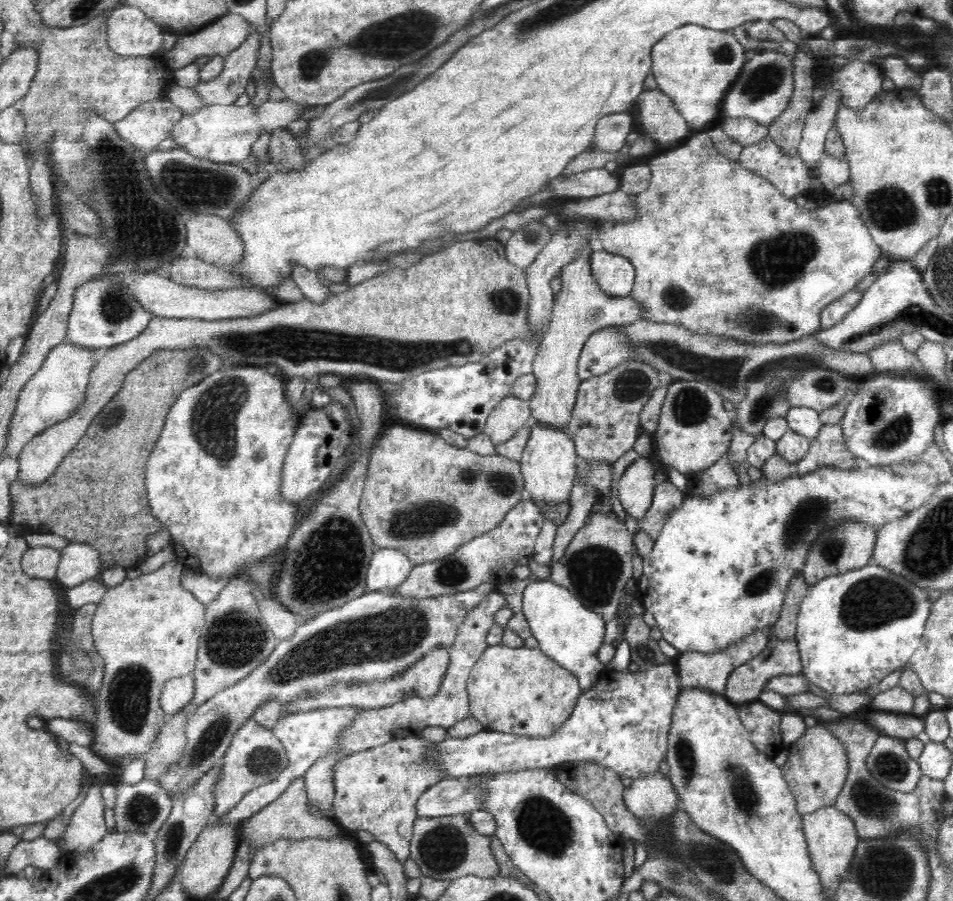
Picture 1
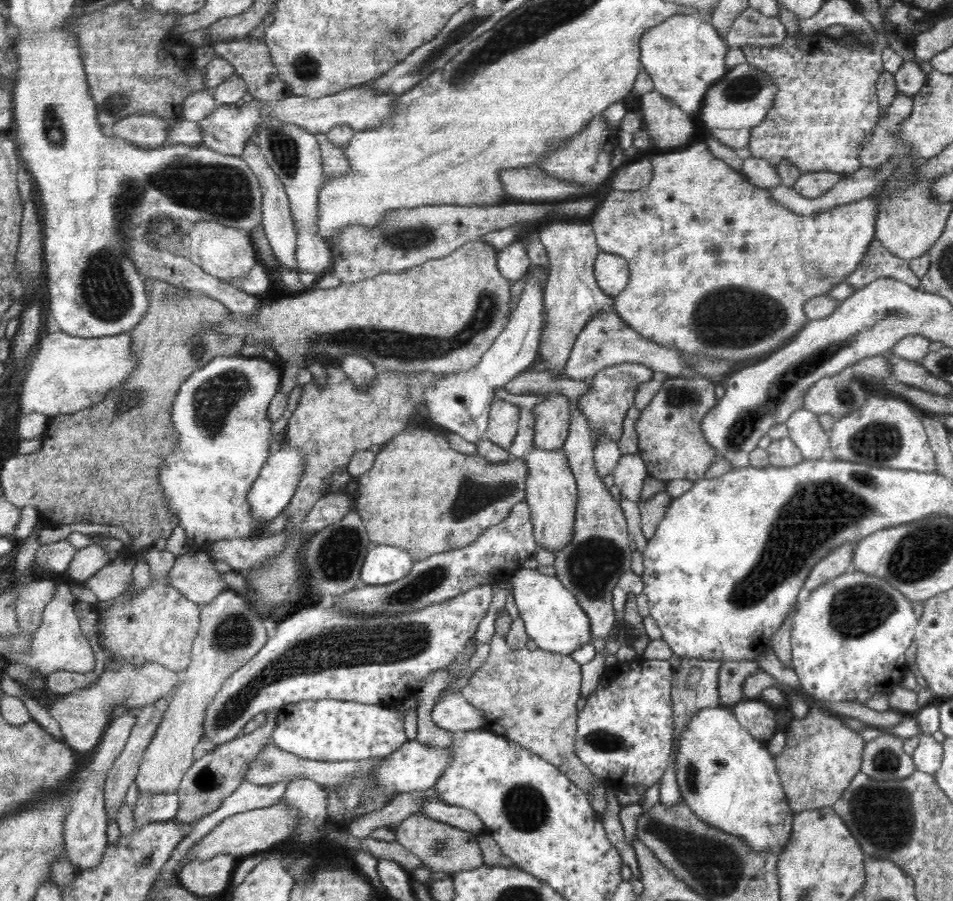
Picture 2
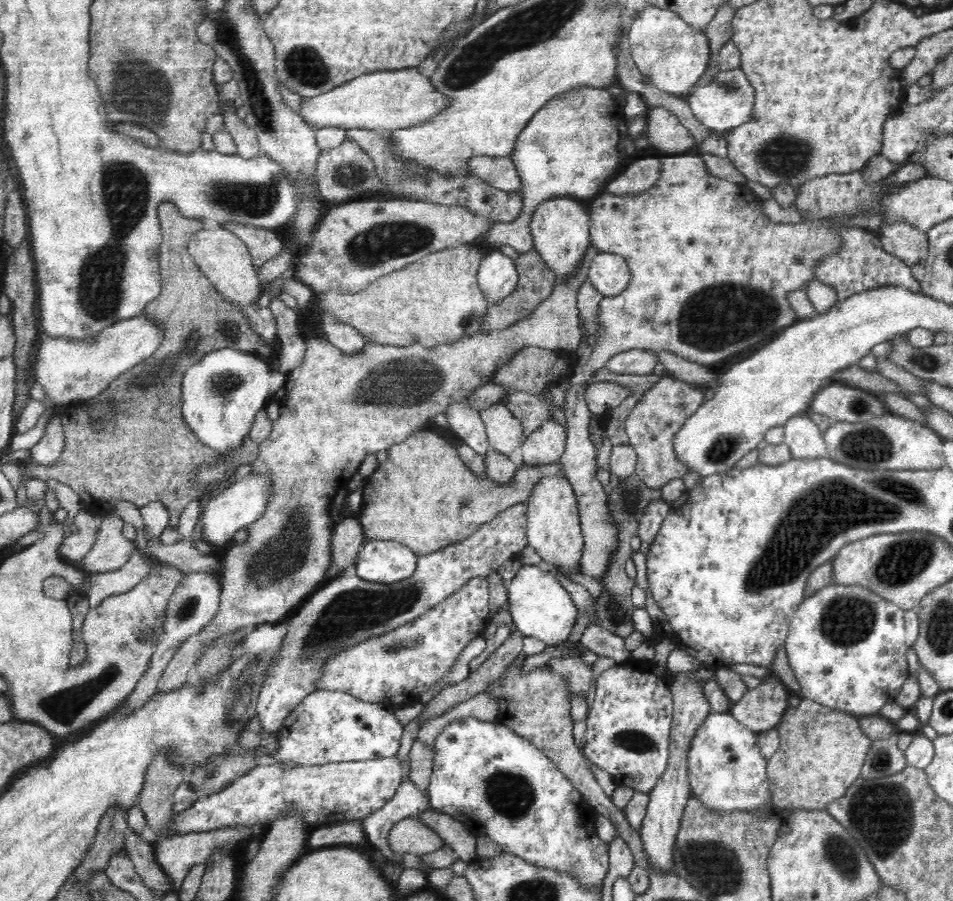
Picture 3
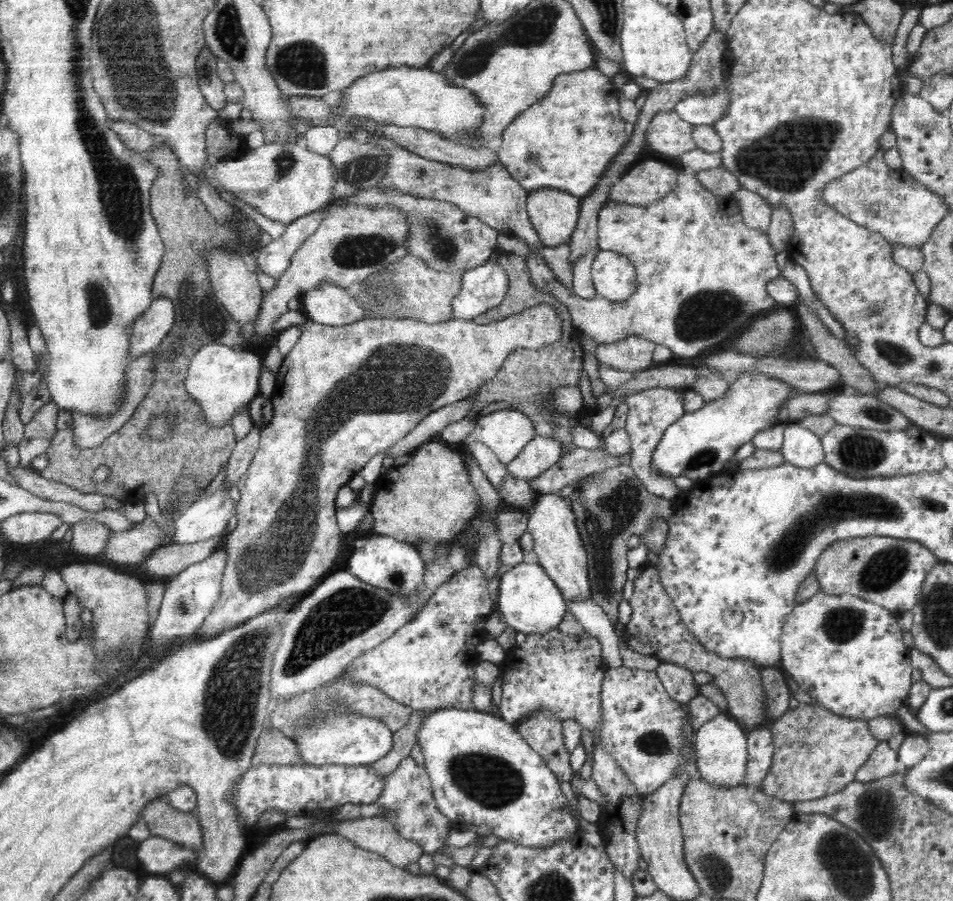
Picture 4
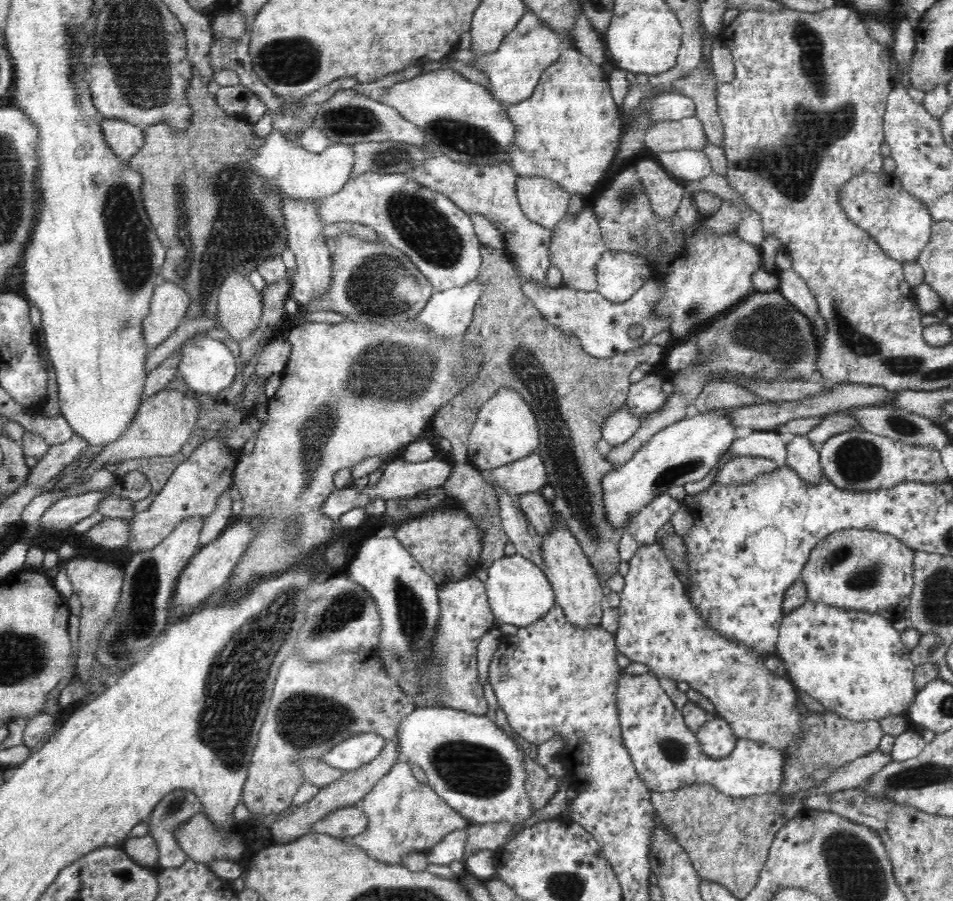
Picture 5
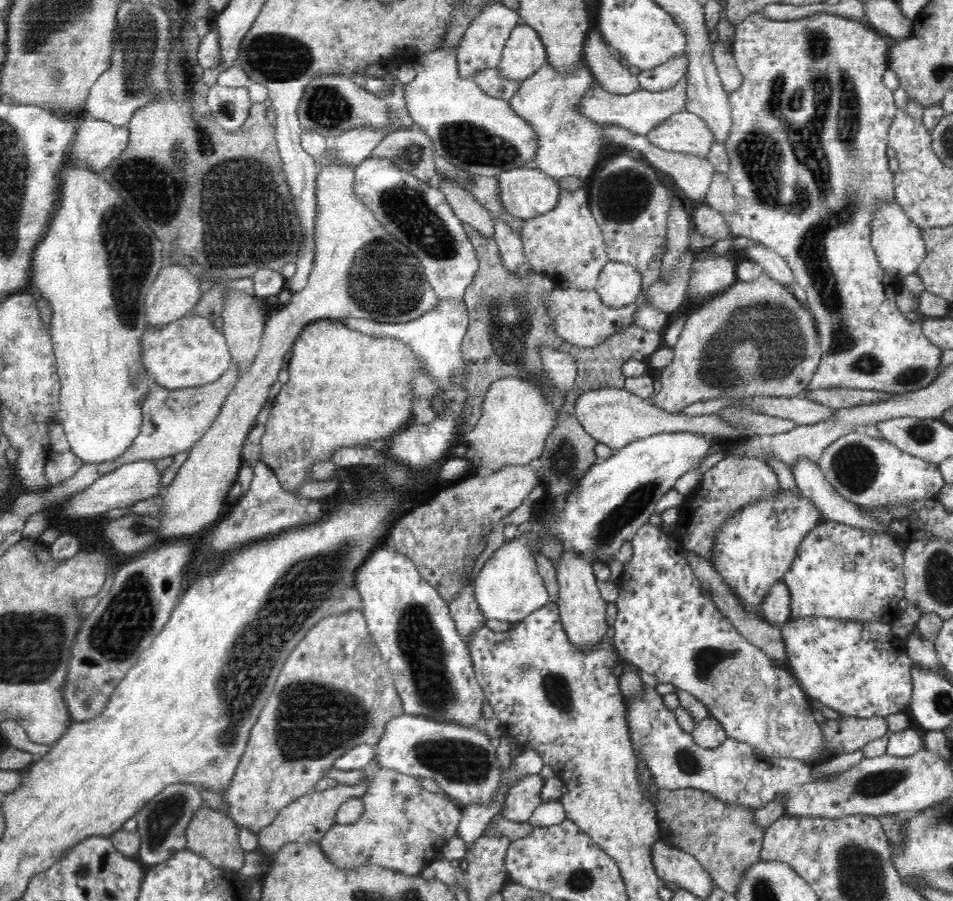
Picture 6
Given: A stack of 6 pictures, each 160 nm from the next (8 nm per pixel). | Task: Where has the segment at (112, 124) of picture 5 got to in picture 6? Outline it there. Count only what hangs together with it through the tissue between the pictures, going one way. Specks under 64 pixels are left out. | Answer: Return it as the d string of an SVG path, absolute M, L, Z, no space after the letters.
M88 116L77 128L75 137L69 152L71 157L79 158L91 170L101 171L126 148L129 132L126 126L117 127Z

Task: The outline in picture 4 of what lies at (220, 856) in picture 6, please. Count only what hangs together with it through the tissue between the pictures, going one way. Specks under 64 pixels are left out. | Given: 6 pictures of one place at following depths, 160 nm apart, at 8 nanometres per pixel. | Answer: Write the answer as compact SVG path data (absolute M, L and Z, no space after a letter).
M167 794L144 806L140 817L147 823L151 836L171 840L199 854L202 848L200 821L172 806Z

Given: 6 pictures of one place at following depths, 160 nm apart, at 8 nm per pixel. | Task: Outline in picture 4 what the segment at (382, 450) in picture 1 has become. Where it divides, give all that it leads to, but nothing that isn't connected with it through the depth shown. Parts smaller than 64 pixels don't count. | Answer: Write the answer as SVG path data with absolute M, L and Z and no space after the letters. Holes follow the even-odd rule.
M438 442L422 443L414 452L414 458L409 464L390 468L383 472L374 484L373 502L369 507L374 517L372 530L412 546L416 546L420 541L432 541L434 544L439 544L440 541L452 540L464 532L466 524L470 525L470 520L476 514L480 516L482 513L482 500L471 484L464 457L454 452L454 449L450 450L446 448L446 445L442 446ZM576 447L562 456L559 462L540 476L528 481L537 494L558 493L564 487L578 483L584 477L610 468L631 463L631 452L620 458L612 457L608 451Z

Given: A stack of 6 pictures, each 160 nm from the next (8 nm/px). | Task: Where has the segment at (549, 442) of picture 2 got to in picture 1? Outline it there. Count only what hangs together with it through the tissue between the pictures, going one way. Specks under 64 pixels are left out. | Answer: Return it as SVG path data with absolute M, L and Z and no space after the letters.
M594 242L586 245L583 253L575 261L562 267L560 273L561 288L558 294L556 294L555 299L553 299L552 316L549 320L549 325L542 333L540 347L536 352L533 362L532 373L536 377L537 384L534 396L531 396L528 400L531 408L531 423L542 422L547 423L547 426L559 427L560 429L566 430L578 396L579 384L582 381L577 374L577 364L584 343L591 334L594 334L600 329L611 326L618 328L642 319L643 312L646 310L643 302L638 302L630 295L613 297L600 289L600 285L596 284L596 279L592 277L592 269L589 264L589 260L595 249L597 249L597 245Z

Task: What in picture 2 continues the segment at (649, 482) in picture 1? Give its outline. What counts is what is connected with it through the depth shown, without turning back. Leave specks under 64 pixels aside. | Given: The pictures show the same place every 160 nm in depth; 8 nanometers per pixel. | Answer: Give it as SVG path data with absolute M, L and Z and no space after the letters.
M624 454L618 459L613 475L614 483L620 488L622 496L634 503L640 503L640 494L649 475L646 463L639 454Z

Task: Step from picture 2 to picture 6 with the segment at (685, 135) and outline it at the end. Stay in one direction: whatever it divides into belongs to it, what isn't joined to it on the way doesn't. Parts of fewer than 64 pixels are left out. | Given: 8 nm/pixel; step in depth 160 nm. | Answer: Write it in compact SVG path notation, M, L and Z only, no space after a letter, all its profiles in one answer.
M687 111L660 122L646 136L662 150L693 154L700 158L707 158L715 140L704 120Z

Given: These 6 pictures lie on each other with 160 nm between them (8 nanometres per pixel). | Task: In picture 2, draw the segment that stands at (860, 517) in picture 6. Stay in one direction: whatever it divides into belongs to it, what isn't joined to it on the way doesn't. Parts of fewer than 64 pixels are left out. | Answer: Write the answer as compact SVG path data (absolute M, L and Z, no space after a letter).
M802 407L786 420L789 437L799 447L804 459L822 459L827 456L829 435L819 423L815 412Z

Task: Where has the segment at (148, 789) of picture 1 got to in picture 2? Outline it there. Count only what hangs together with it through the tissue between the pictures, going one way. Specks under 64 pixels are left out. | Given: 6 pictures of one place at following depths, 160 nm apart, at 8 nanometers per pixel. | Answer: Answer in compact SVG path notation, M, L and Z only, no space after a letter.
M177 793L139 795L133 809L134 816L145 816L150 822L166 822L178 814L180 801Z

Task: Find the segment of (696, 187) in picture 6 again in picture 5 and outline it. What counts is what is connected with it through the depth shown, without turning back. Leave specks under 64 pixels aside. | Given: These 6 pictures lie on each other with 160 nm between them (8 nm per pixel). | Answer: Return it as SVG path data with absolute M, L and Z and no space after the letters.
M682 149L656 153L656 160L675 178L696 181L713 172L708 155L702 150Z

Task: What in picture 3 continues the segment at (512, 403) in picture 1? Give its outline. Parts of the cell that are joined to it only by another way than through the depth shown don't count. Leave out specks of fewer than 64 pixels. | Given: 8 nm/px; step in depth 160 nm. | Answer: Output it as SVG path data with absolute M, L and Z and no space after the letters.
M503 402L493 404L479 413L485 424L489 445L494 450L510 457L514 449L525 441L524 427Z

